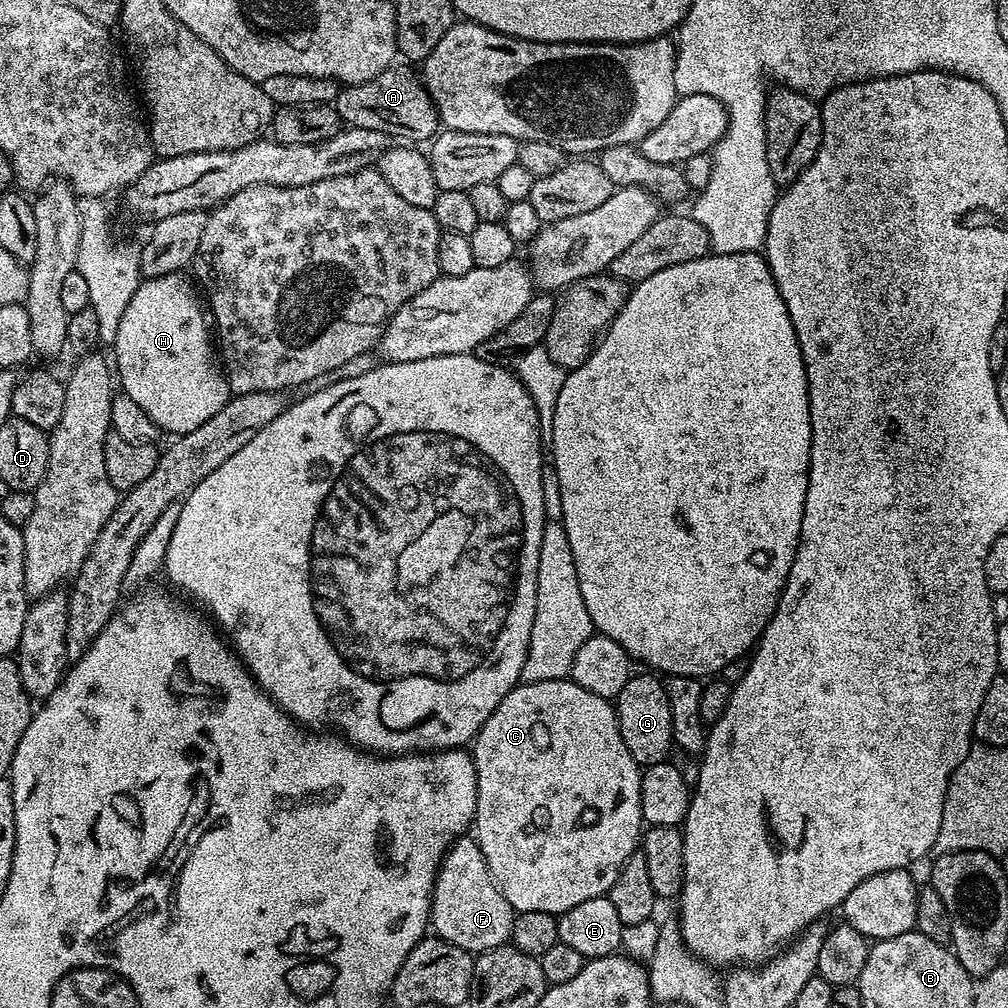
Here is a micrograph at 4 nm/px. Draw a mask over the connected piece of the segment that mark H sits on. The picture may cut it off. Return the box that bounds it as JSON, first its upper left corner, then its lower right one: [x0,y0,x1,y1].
[114,272,230,437]

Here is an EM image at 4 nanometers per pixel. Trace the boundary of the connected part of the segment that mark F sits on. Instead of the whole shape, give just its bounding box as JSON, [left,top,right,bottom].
[431,834,517,954]

